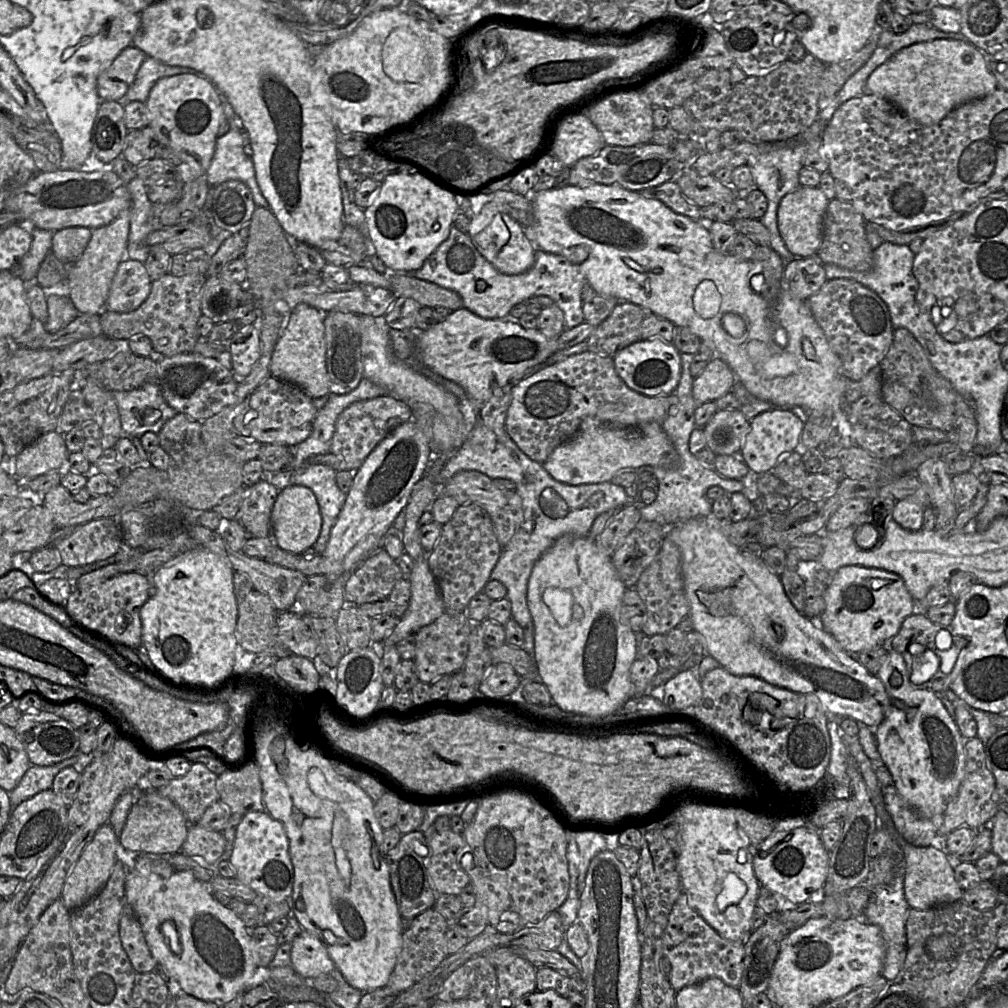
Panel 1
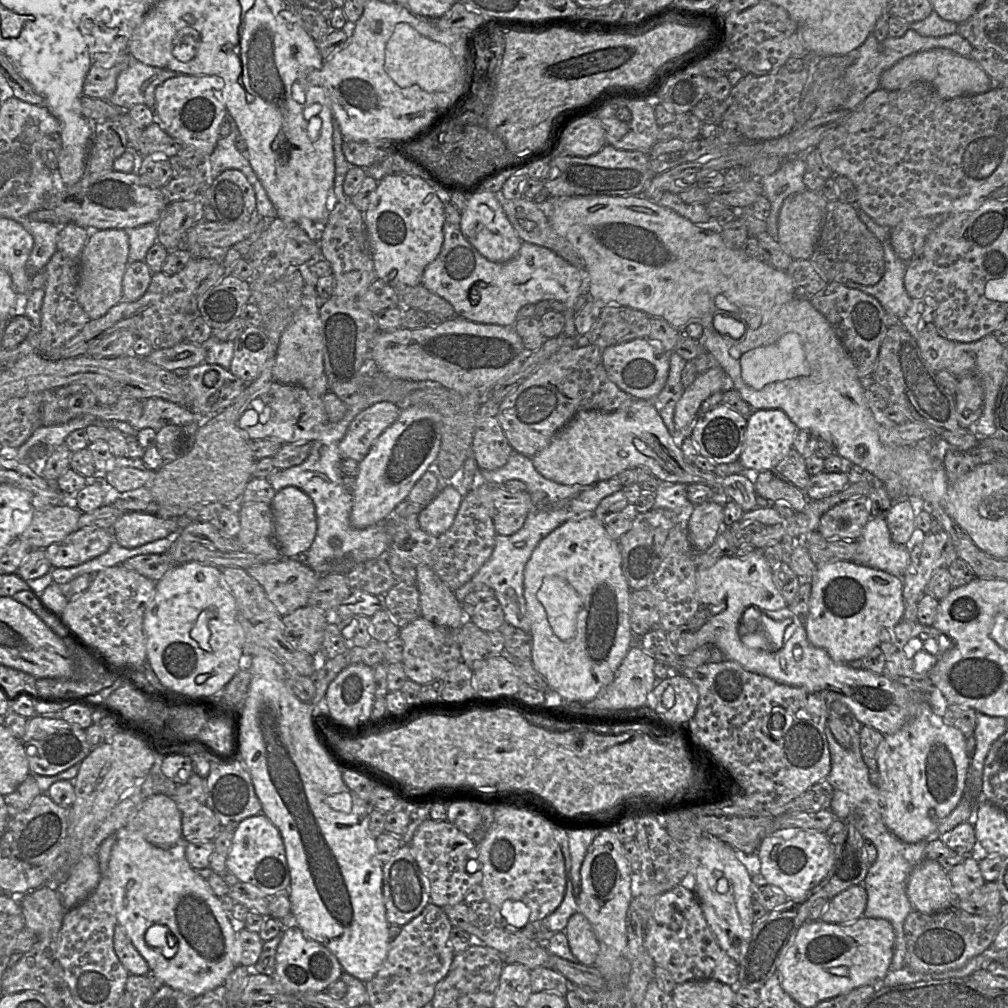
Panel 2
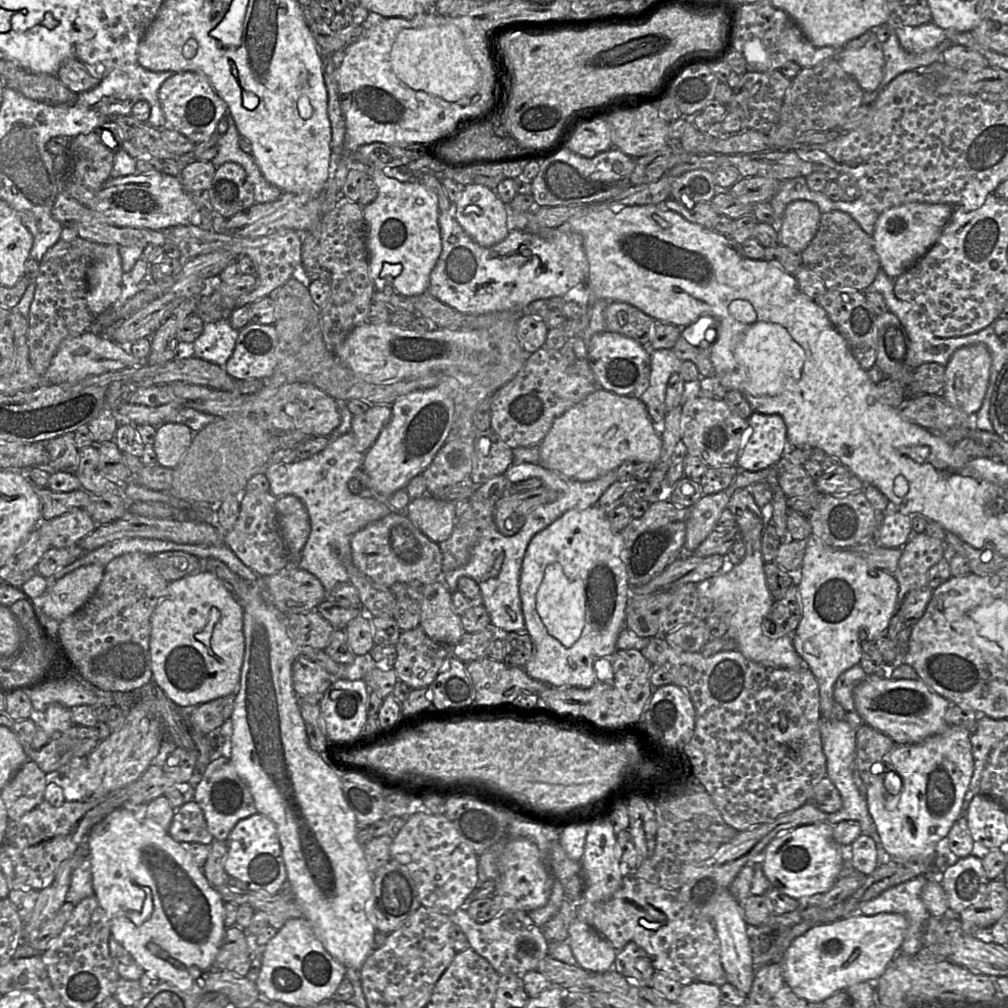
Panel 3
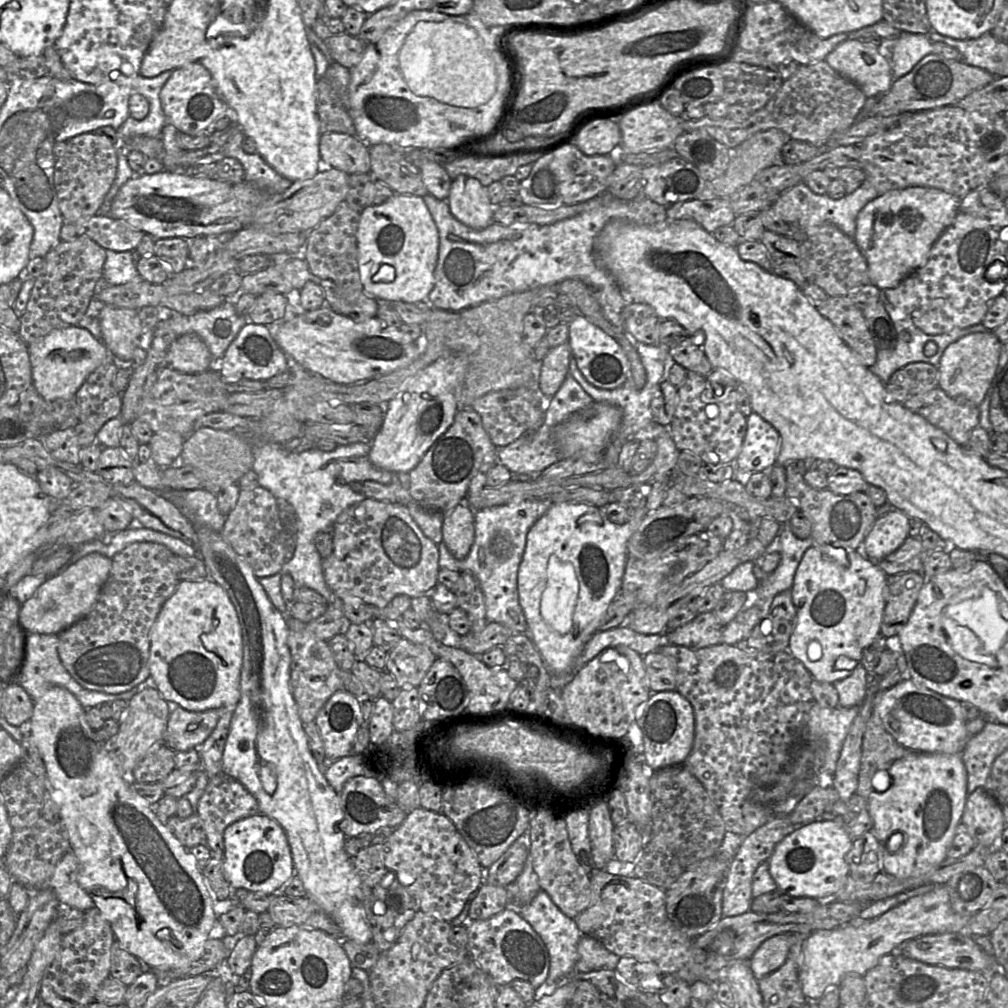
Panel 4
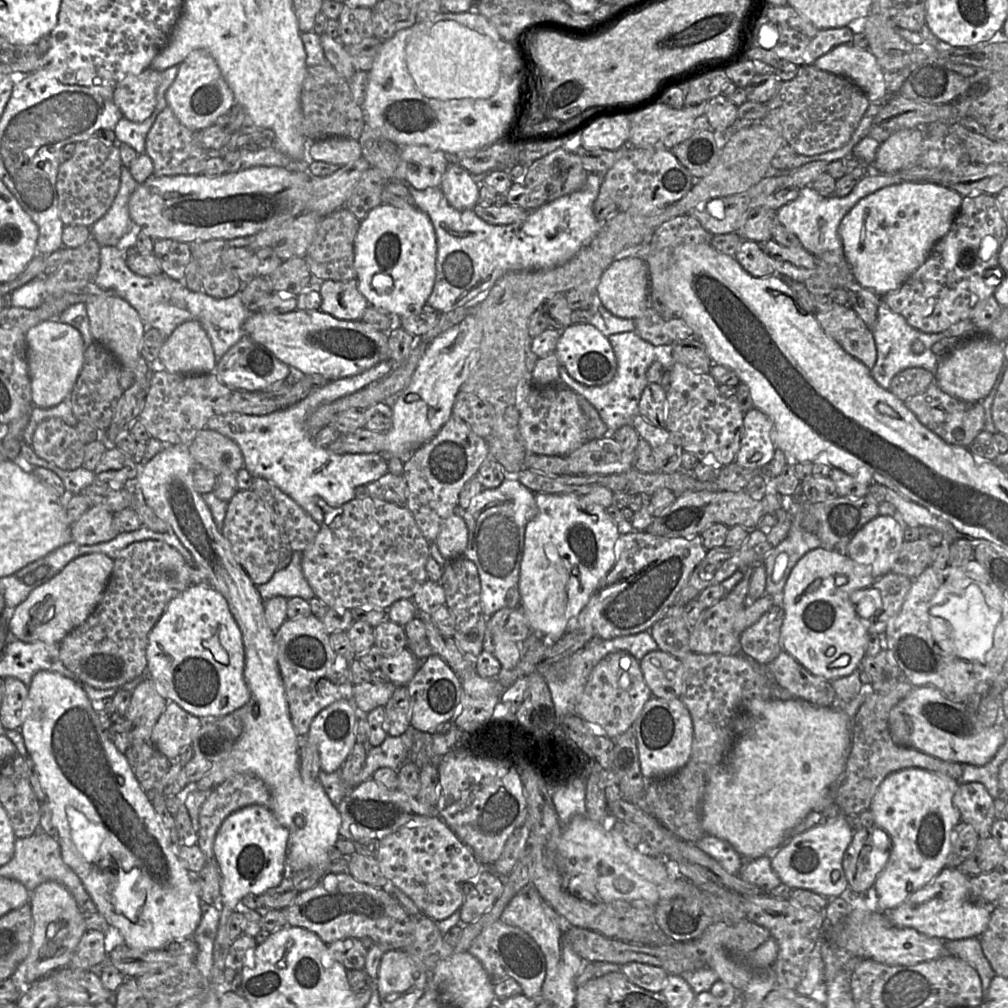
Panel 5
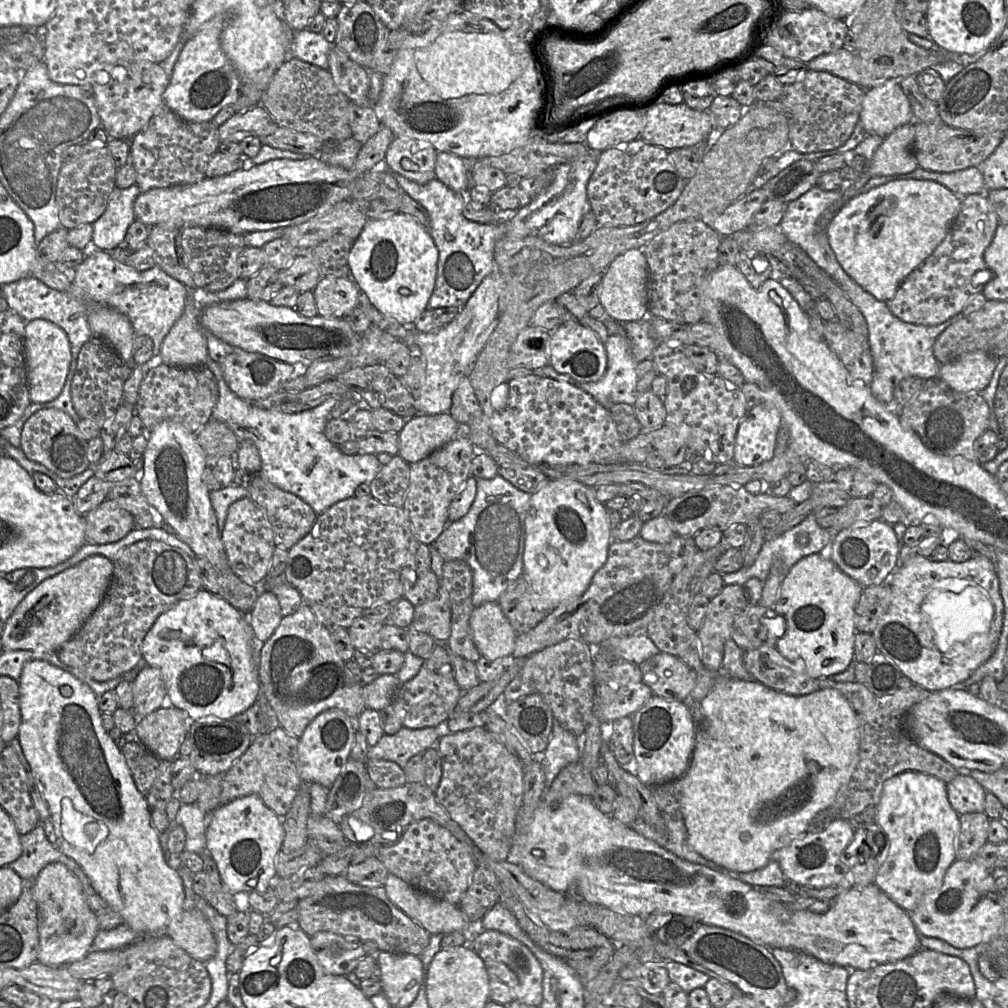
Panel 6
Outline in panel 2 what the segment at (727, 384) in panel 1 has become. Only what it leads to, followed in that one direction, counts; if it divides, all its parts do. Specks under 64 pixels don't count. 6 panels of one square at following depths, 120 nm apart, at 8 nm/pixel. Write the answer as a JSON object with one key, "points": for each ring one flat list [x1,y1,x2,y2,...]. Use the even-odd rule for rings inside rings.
{"points":[[715,365,698,374,684,389,675,405,673,416,675,428,684,432,684,437,690,436,691,427,699,415,702,402,713,393,723,391,726,376,724,370,719,365]]}

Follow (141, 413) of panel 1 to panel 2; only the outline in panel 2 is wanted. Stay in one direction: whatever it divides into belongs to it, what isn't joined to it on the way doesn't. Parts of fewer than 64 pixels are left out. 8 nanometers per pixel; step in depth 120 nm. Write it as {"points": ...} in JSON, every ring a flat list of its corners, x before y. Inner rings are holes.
{"points":[[152,397,142,400,141,417,131,424,137,430,152,428,156,432,168,425,185,426,200,421,200,417,190,409,162,398]]}

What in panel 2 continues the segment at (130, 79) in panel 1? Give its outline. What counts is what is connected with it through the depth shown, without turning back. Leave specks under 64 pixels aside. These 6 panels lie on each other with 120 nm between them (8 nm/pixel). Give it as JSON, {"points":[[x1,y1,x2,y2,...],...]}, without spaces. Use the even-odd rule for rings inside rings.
{"points":[[127,52,117,58,116,63,109,68,90,66,83,82,83,95,109,102,116,89,119,74,129,67,132,61,136,60,133,60]]}

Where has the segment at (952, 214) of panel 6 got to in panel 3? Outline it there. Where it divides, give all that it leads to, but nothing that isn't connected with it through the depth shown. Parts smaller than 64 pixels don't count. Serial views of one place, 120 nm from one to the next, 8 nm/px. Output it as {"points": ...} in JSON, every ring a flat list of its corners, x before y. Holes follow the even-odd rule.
{"points":[[913,202,892,207,879,214,871,237,881,270,893,280,901,276,937,242,954,209,945,203]]}

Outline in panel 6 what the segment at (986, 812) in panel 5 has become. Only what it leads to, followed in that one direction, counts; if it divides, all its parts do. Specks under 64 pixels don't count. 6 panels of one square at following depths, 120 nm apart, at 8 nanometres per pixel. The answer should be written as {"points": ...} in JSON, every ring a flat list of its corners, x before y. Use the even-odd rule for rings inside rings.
{"points":[[959,772,946,784,947,797,959,814,984,812,986,790,965,772]]}

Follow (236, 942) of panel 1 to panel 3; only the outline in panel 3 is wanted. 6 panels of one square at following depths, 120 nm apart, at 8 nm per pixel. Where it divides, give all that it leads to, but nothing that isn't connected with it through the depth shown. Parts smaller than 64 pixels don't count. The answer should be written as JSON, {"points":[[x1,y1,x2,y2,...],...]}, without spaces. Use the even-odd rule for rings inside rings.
{"points":[[126,807,113,810,97,823,87,835,87,842,94,895,106,912,111,936,150,976,182,990,190,989,202,972,211,970,228,929,224,925,224,901,216,888,209,883,203,870,196,865,185,844,176,841,168,831,146,818,145,814],[148,891,151,894,153,911,149,919,137,926,130,920,128,913,142,910],[148,943,158,945,170,958,181,962,183,968,177,968,167,959,151,953,147,947]]}

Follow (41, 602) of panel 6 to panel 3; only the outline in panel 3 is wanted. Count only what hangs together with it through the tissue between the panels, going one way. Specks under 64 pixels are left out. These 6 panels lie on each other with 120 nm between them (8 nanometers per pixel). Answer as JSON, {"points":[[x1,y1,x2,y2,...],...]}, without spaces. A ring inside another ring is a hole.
{"points":[[99,564,80,566,57,580,43,595,45,614,61,622,79,610,99,587,104,567]]}

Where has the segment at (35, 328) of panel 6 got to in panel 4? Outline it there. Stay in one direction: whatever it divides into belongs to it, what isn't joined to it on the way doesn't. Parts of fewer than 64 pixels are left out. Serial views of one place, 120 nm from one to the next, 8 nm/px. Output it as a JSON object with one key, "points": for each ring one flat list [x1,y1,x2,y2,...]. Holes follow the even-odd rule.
{"points":[[79,326,52,330,43,338,28,345,28,351,33,385,46,401,68,400,75,397,86,378,111,355,101,340]]}

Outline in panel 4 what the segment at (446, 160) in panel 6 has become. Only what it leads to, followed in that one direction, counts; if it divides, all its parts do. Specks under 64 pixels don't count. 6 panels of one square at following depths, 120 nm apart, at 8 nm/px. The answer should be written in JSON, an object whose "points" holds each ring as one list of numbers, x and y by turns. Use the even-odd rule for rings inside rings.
{"points":[[459,175,452,179,450,193,446,200,453,216,473,229,484,229,495,223,487,187,477,179]]}

